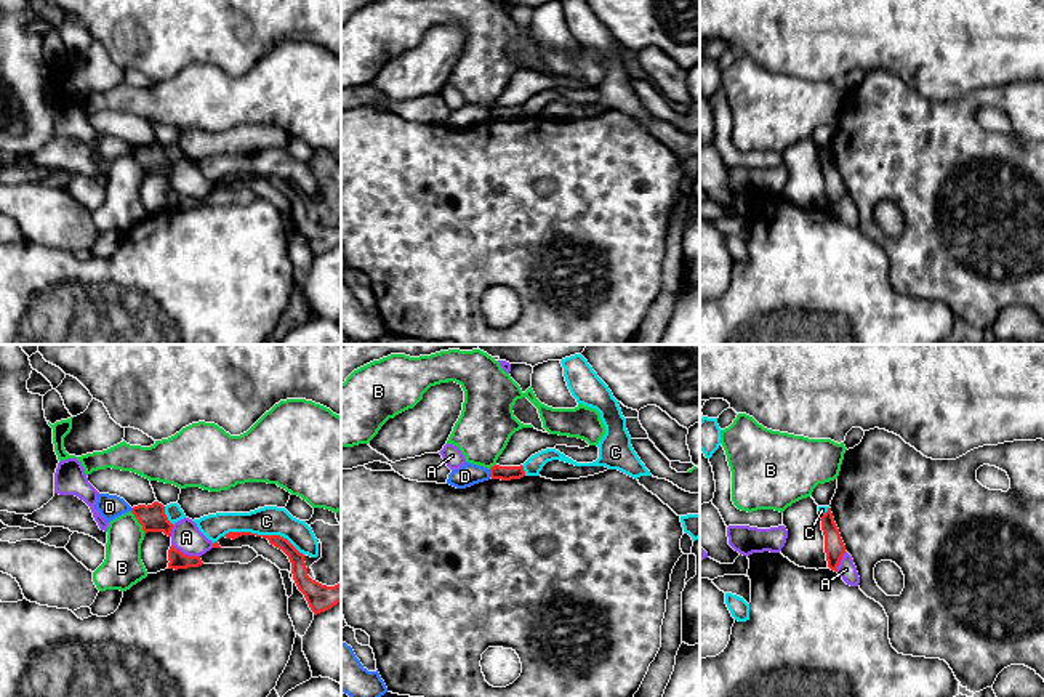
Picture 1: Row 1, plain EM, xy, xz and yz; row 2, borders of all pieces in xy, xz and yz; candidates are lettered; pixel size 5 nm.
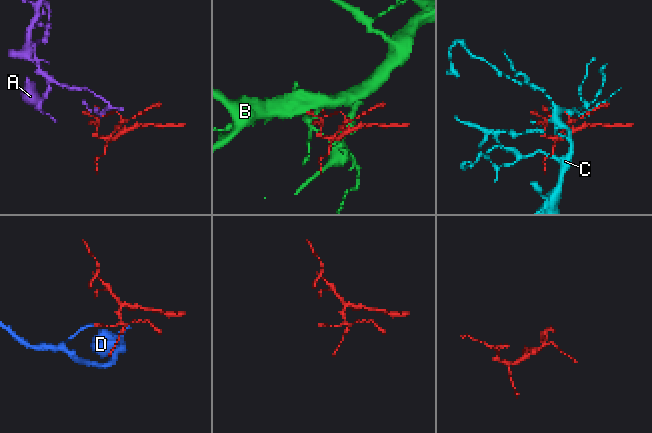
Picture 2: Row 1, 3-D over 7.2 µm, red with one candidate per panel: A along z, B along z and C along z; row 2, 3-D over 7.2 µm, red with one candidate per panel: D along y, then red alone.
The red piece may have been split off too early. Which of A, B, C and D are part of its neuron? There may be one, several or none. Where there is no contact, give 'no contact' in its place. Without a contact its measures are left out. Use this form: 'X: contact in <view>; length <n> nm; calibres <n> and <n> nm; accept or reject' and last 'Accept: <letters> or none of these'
A: contact in xy; length 160 nm; calibres 80 and 150 nm; reject
B: contact in xy; length 150 nm; calibres 140 and 200 nm; reject
C: contact in xy; length 420 nm; calibres 80 and 140 nm; reject
D: contact in xz; length 40 nm; calibres 80 and 110 nm; reject
Accept: none of these

